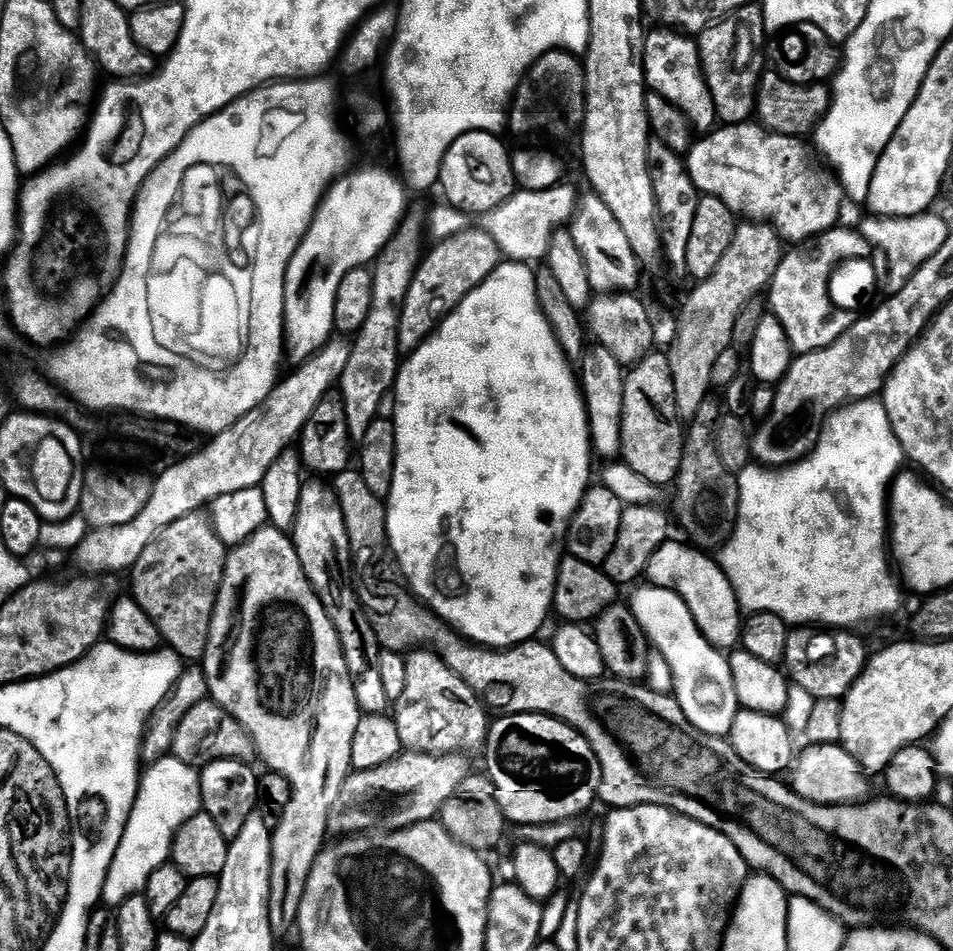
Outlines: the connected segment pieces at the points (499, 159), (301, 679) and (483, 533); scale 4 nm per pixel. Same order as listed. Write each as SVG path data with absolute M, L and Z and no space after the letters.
M467 132L450 146L442 162L438 181L444 187L443 199L467 214L487 214L502 206L517 191L516 175L512 169L513 153L508 152L499 135L491 132Z
M265 526L262 530L255 532L246 543L237 544L229 551L222 586L220 587L220 593L216 599L214 614L210 622L210 638L206 646L202 667L208 679L210 699L218 706L222 706L222 710L226 710L247 730L248 736L252 740L255 755L257 757L260 755L268 763L267 767L271 771L285 776L292 787L290 806L286 806L286 814L282 818L282 822L272 833L272 890L275 903L277 905L280 903L280 908L284 911L285 918L295 921L300 915L302 894L306 894L306 882L310 878L310 870L314 866L314 862L320 857L320 853L324 851L326 841L329 839L329 837L327 838L328 823L331 820L333 823L342 788L353 771L354 730L358 730L358 722L362 713L360 703L356 697L356 681L348 669L348 663L344 657L344 651L340 645L336 628L332 625L332 619L328 617L326 610L322 606L320 595L313 590L312 584L304 572L302 562L296 553L293 537L289 533L282 532L278 528Z
M501 262L455 310L448 314L448 317L440 323L439 328L423 344L418 345L407 359L401 363L400 372L396 375L396 387L394 389L394 400L395 396L397 400L396 416L394 415L394 423L396 425L396 465L394 466L394 486L386 498L386 507L388 509L388 547L391 555L394 557L395 563L396 560L400 563L400 572L405 576L403 579L406 581L412 595L417 600L423 602L426 607L432 609L436 615L442 617L461 636L465 636L472 643L486 648L512 648L516 644L527 644L529 640L537 635L536 631L543 626L548 612L550 616L554 608L552 599L554 598L556 579L558 578L558 570L560 569L560 561L562 559L561 545L565 543L572 517L578 511L584 496L589 490L590 481L588 479L591 476L593 479L594 476L594 468L592 472L592 460L594 461L592 431L588 428L588 408L584 405L584 393L581 385L578 383L577 374L575 376L572 373L573 365L570 363L568 355L562 350L562 346L558 342L558 338L554 334L550 322L542 314L540 303L538 302L538 290L536 289L536 272L528 268L531 267L524 262Z

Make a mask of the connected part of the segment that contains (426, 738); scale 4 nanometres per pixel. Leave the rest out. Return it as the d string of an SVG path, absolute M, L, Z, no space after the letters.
M417 650L407 657L406 690L394 704L398 738L402 738L407 751L451 756L483 749L490 727L488 716L490 712L484 701L435 652Z

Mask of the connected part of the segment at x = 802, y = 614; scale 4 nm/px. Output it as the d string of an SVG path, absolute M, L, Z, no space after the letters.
M883 399L858 400L846 404L840 411L828 417L820 443L813 449L811 455L801 462L791 467L777 468L765 467L753 462L738 473L736 481L740 487L740 517L736 523L736 533L724 545L718 556L719 565L729 576L738 595L744 592L744 564L748 564L748 572L752 572L756 580L764 580L764 588L776 588L776 592L792 592L796 600L804 600L804 604L792 604L792 608L788 608L788 612L792 612L792 616L788 616L785 620L789 626L831 626L836 630L852 630L857 627L855 624L864 624L867 620L880 620L883 616L892 616L903 606L905 589L901 581L899 579L896 581L892 577L891 570L888 569L888 558L890 562L890 489L906 464L906 453L896 437L892 422Z

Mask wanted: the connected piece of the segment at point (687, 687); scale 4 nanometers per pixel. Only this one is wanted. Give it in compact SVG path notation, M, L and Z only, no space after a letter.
M645 587L633 594L630 607L649 645L660 652L670 666L676 700L682 706L686 718L690 718L698 730L727 737L734 726L734 718L742 711L734 678L731 676L729 657L703 636L694 614L675 589Z

